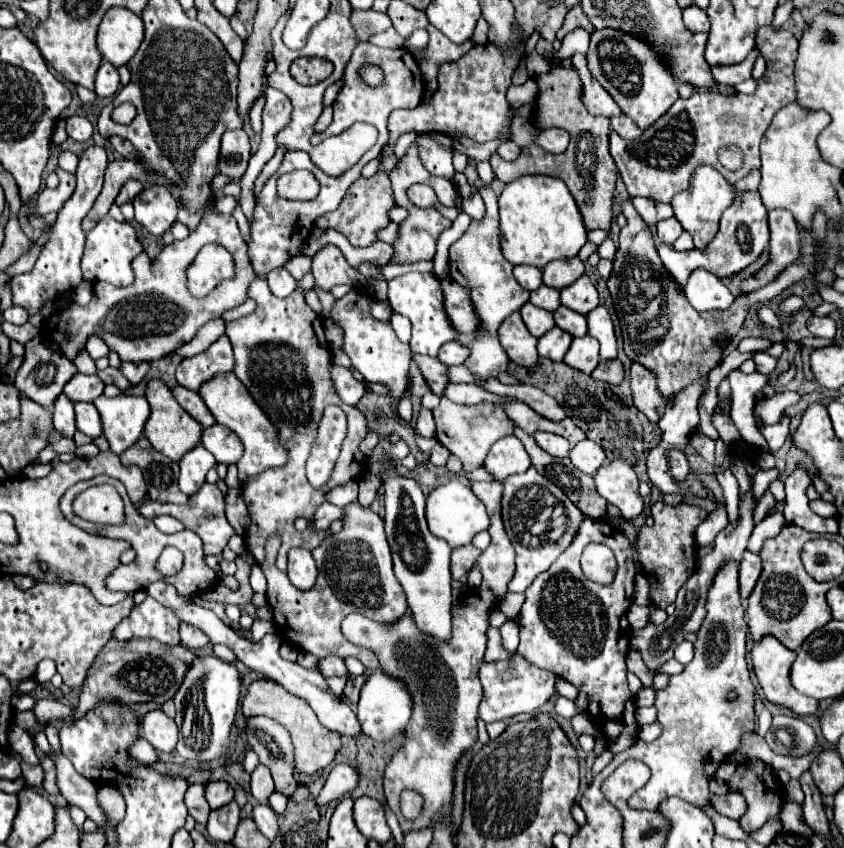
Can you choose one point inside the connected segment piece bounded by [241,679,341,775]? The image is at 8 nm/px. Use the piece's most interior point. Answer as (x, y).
(315, 747)

